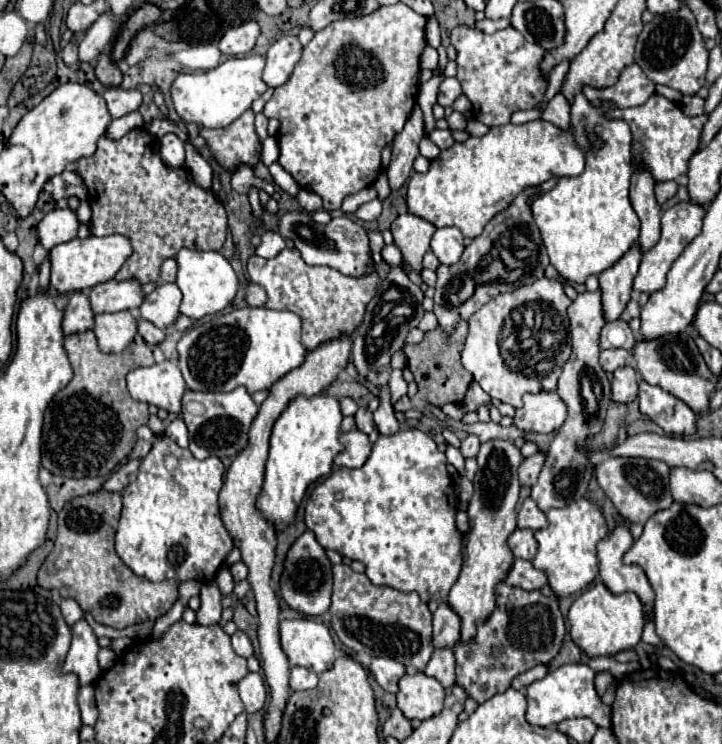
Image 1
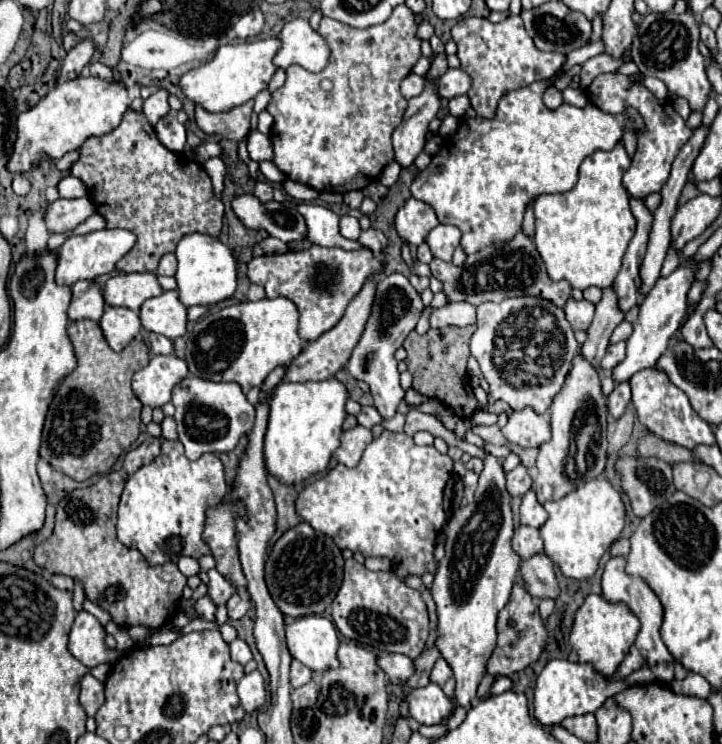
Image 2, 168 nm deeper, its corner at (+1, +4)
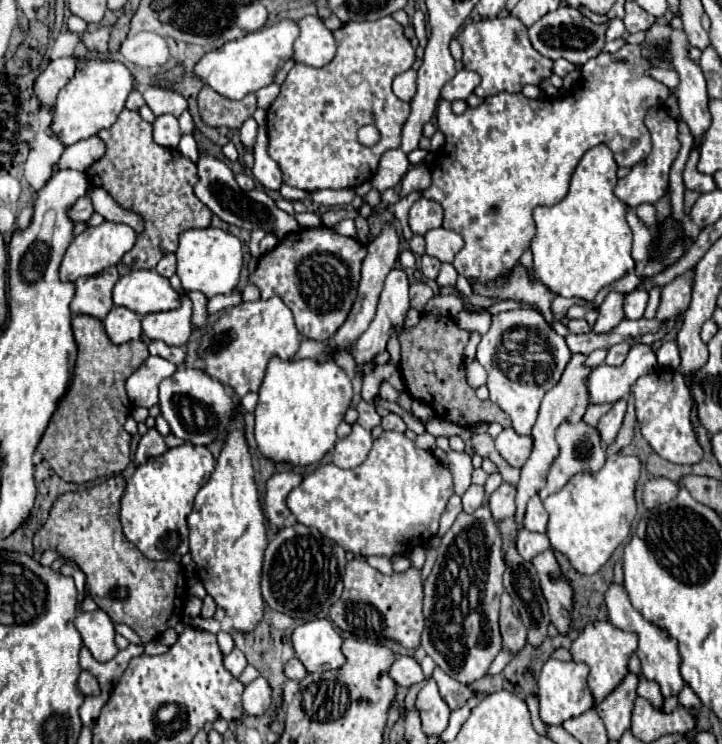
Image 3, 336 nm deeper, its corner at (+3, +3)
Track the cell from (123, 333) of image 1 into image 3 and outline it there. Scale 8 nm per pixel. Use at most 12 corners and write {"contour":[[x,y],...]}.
{"contour":[[114,306],[102,320],[114,344],[138,340],[140,316],[128,308]]}

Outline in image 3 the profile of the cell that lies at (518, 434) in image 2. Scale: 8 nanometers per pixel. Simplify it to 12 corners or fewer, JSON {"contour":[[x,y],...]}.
{"contour":[[502,430],[494,442],[500,456],[522,468],[532,452],[532,438]]}

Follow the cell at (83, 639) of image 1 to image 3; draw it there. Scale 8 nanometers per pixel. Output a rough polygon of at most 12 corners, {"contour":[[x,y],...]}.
{"contour":[[104,610],[80,612],[74,626],[98,662],[118,654]]}

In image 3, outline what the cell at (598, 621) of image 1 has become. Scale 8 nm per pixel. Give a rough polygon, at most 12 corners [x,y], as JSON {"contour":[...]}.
{"contour":[[588,624],[570,646],[594,706],[628,674],[636,634]]}

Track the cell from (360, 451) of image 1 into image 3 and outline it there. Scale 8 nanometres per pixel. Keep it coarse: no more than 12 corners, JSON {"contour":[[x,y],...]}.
{"contour":[[356,422],[334,446],[338,468],[356,468],[372,448],[372,436]]}

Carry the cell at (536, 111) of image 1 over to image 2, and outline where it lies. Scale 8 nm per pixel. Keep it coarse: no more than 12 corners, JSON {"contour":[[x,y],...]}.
{"contour":[[602,42],[570,52],[561,68],[569,70],[605,52]]}

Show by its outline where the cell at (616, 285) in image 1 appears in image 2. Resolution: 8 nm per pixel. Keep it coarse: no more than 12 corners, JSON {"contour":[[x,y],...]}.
{"contour":[[614,285],[602,289],[580,353],[594,365],[624,321]]}

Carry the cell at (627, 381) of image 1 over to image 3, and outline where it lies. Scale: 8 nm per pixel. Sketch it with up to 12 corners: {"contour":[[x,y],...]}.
{"contour":[[626,400],[612,404],[612,410],[598,422],[600,440],[610,446],[622,426]]}

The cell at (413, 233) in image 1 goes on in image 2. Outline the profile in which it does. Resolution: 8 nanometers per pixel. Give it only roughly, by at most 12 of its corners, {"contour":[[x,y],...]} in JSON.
{"contour":[[408,199],[394,225],[418,247],[438,219],[430,205]]}

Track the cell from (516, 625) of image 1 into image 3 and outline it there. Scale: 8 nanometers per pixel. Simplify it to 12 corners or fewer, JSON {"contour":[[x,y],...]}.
{"contour":[[502,594],[500,632],[504,648],[520,652],[526,628],[518,620],[512,598]]}

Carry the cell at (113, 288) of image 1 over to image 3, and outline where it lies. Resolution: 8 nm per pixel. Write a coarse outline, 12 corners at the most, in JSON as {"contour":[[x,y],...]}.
{"contour":[[156,270],[114,286],[114,304],[144,316],[180,308]]}

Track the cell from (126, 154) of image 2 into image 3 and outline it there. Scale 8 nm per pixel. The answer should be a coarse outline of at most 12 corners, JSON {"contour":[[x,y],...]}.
{"contour":[[138,112],[98,132],[90,184],[146,222],[122,264],[154,268],[210,226],[196,164]]}

